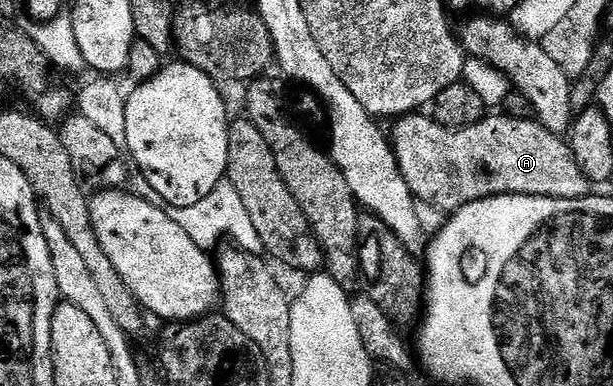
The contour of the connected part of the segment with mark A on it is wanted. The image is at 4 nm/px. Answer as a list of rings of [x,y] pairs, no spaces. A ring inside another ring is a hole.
[[[408,114],[394,121],[395,136],[390,137],[397,166],[416,201],[437,206],[444,214],[454,214],[466,204],[490,196],[552,196],[558,200],[580,200],[592,195],[593,185],[577,166],[570,143],[564,137],[545,130],[538,120],[518,120],[506,114],[488,114],[473,126],[446,128],[430,115]]]

